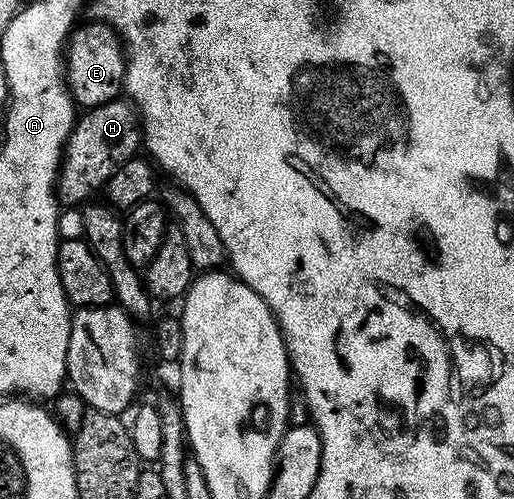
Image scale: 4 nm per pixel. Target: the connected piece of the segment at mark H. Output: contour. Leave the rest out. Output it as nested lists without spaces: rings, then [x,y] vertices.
[[[119,98],[104,106],[85,109],[75,119],[70,137],[62,149],[62,163],[58,165],[56,195],[59,205],[75,204],[81,206],[91,198],[97,197],[105,189],[108,178],[124,166],[124,162],[139,155],[143,143],[140,117],[133,105]]]

